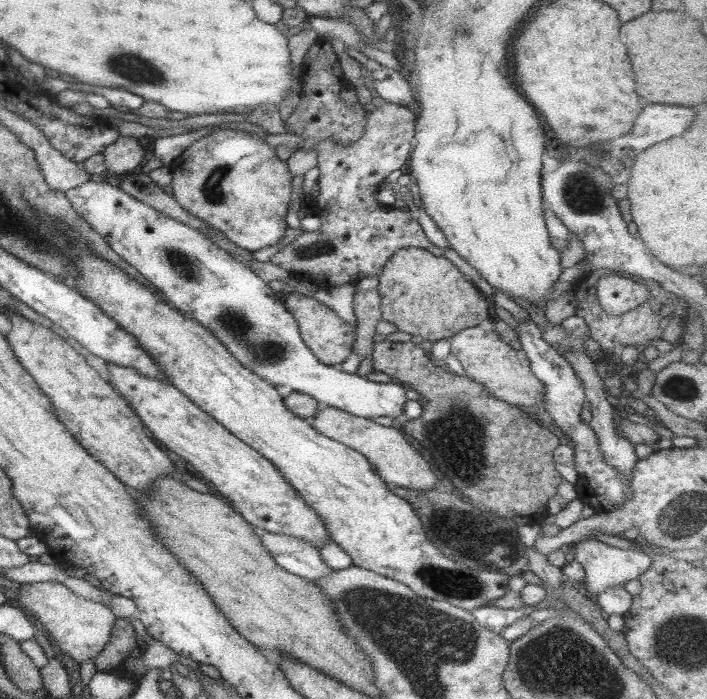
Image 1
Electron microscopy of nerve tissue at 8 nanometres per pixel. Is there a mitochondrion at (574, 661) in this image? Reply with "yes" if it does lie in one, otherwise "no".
yes

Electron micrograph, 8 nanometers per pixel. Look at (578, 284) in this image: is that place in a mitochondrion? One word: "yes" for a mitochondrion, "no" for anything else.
no

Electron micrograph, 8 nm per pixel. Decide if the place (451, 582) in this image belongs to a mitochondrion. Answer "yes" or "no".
yes

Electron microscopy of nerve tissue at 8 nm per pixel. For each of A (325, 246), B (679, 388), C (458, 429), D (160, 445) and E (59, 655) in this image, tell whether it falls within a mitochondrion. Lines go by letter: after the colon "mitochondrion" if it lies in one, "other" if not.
A: mitochondrion
B: mitochondrion
C: mitochondrion
D: other
E: other

